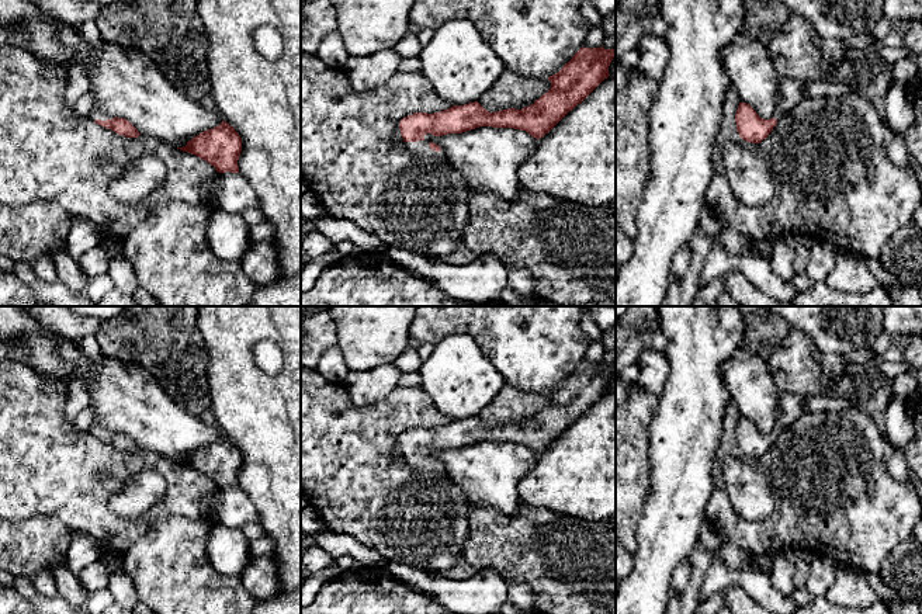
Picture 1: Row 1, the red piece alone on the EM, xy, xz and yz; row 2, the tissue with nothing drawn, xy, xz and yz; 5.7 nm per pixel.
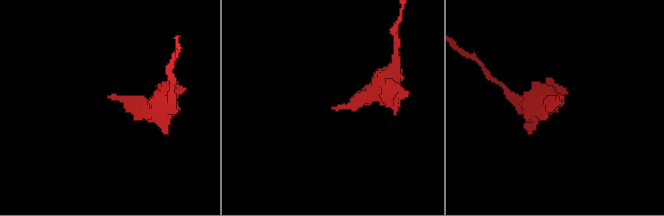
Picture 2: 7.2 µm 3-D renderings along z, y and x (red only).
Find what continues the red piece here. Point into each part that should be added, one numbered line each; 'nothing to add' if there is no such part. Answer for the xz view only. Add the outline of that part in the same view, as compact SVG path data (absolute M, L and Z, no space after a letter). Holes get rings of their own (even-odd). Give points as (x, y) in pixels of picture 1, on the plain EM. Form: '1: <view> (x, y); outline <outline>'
1: xz (420, 464); outline M426 455L406 457L406 462L415 472L423 473L423 475L440 473L444 471L443 464L440 466L431 465L429 461L429 457Z

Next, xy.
1: xy (96, 429); outline M96 422L91 424L90 431L91 431L93 436L96 436L96 434L105 436L105 434L112 434L114 433L112 430L105 429L105 427L97 424Z

